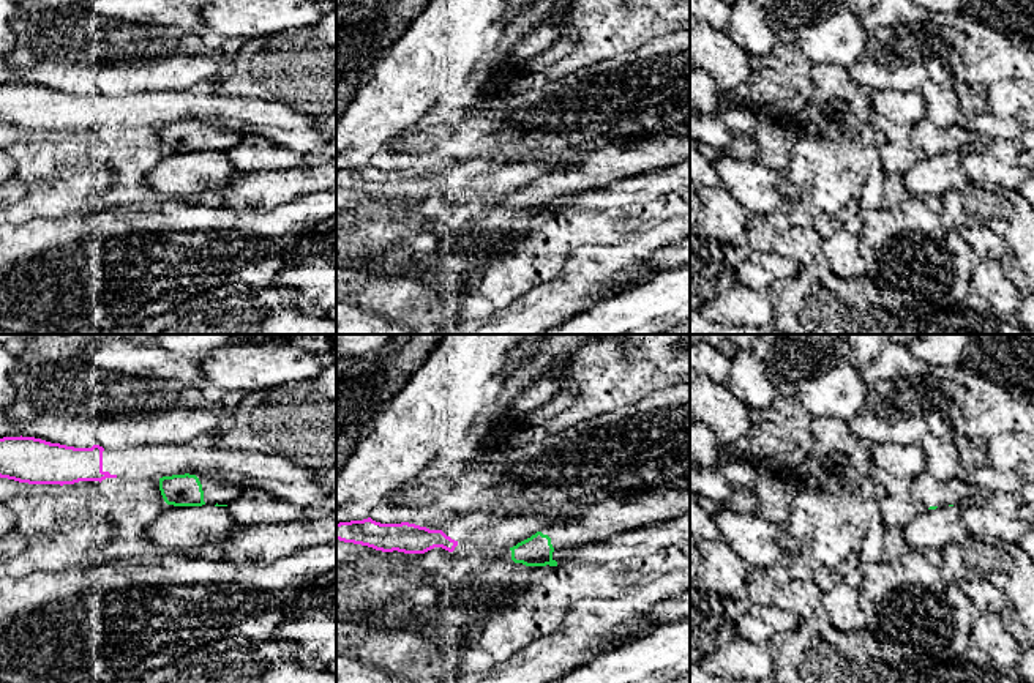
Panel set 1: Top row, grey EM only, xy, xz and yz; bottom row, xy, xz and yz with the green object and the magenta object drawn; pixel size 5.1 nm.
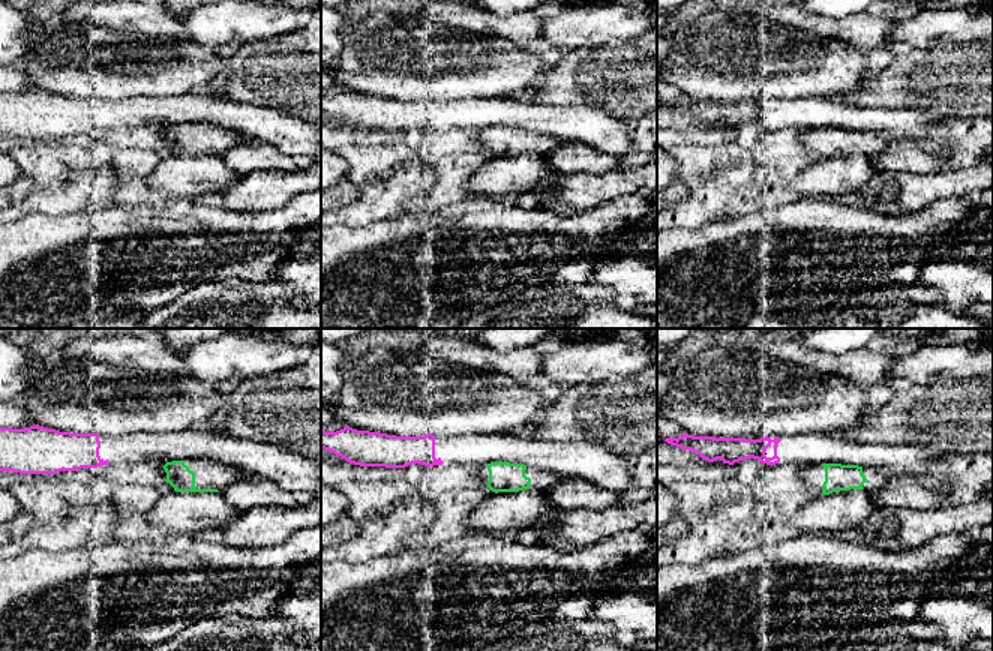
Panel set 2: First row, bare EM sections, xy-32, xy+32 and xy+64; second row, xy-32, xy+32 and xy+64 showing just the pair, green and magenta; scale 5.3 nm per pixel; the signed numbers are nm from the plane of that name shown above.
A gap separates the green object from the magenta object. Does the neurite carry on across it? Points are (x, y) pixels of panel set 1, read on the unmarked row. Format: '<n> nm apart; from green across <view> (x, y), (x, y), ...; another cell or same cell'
220 nm apart; from green across xy (160, 125), (116, 123); another cell

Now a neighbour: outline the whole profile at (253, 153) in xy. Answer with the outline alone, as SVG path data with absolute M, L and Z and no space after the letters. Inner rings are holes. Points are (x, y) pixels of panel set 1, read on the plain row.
M245 136L234 148L227 150L232 166L245 172L303 167L311 164L309 156L273 144L260 136Z

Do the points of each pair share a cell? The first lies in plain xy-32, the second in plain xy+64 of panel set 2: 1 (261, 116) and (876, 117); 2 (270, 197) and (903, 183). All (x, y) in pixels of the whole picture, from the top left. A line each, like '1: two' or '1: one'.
1: one
2: one

